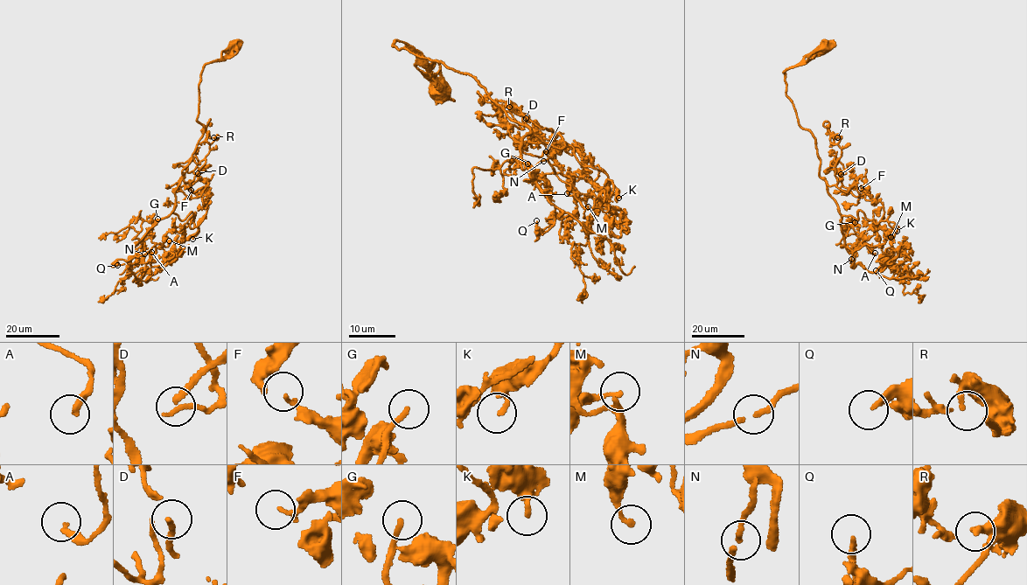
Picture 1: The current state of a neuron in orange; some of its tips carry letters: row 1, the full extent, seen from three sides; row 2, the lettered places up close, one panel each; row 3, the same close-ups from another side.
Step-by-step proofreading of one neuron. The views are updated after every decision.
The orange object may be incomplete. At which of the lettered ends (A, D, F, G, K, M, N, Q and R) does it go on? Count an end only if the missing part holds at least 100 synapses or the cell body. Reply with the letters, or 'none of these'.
A

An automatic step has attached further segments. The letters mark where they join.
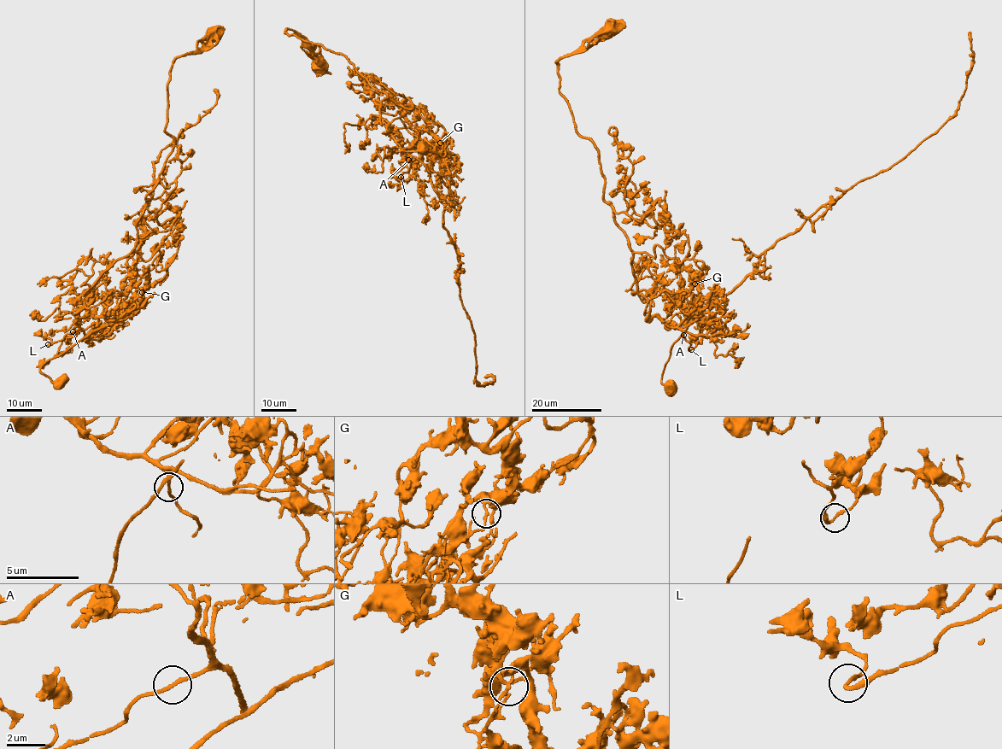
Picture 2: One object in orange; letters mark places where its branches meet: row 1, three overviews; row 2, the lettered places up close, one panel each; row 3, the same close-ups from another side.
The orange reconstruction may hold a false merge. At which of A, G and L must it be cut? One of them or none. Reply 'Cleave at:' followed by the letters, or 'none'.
Cleave at: G

